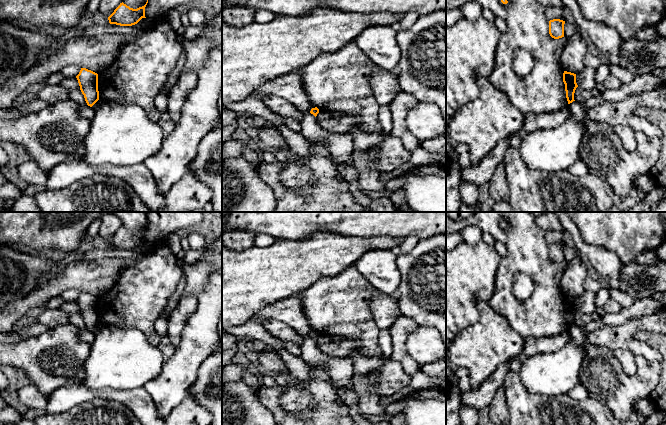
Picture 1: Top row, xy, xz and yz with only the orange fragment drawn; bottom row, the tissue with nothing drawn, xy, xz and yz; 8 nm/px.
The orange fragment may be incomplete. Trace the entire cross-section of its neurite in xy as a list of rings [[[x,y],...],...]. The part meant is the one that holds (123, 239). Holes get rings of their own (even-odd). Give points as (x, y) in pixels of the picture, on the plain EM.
[[[147,223],[147,226],[144,230],[139,231],[137,233],[130,232],[129,230],[127,230],[123,226],[120,227],[120,229],[108,241],[109,247],[120,249],[120,250],[132,250],[132,249],[137,248],[142,242],[146,242],[145,241],[145,231],[146,231],[147,227],[148,227],[148,223]]]

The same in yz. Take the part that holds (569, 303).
[[[564,295],[563,297],[563,306],[565,308],[566,322],[568,328],[572,327],[574,324],[574,317],[578,311],[576,307],[576,298]]]

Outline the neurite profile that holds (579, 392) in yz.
[[[580,382],[569,393],[569,397],[574,400],[585,400],[589,397],[589,393],[585,386]]]

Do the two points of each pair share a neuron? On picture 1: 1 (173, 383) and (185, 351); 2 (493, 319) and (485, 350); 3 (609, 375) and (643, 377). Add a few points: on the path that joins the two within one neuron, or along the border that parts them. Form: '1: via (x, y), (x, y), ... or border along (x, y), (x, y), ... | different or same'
1: via (178, 375), (185, 359) | same
2: via (492, 327), (492, 339), (489, 342) | same
3: via (617, 378), (620, 380), (635, 380) | same

